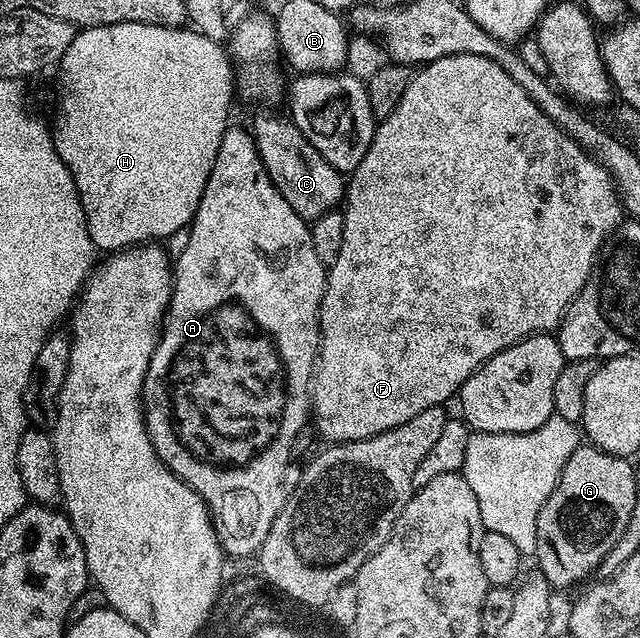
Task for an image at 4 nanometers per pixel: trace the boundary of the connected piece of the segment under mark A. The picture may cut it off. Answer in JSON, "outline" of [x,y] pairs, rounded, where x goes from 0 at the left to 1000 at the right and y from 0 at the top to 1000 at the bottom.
{"outline":[[[359,199],[347,212],[347,230],[341,230],[341,243],[334,249],[334,262],[328,268],[306,343],[291,370],[294,379],[281,404],[272,409],[269,461],[263,487],[256,494],[256,513],[225,589],[225,661],[234,694],[258,732],[278,745],[278,751],[289,754],[322,788],[325,806],[331,809],[331,823],[338,828],[338,842],[344,846],[344,859],[358,875],[388,873],[392,867],[395,871],[456,774],[456,702],[463,697],[463,683],[473,676],[475,665],[484,660],[484,605],[494,577],[494,558],[500,553],[500,476],[506,467],[509,418],[497,400],[491,400],[483,348],[473,346],[428,293],[422,274],[413,266],[400,221],[386,201]]]}

